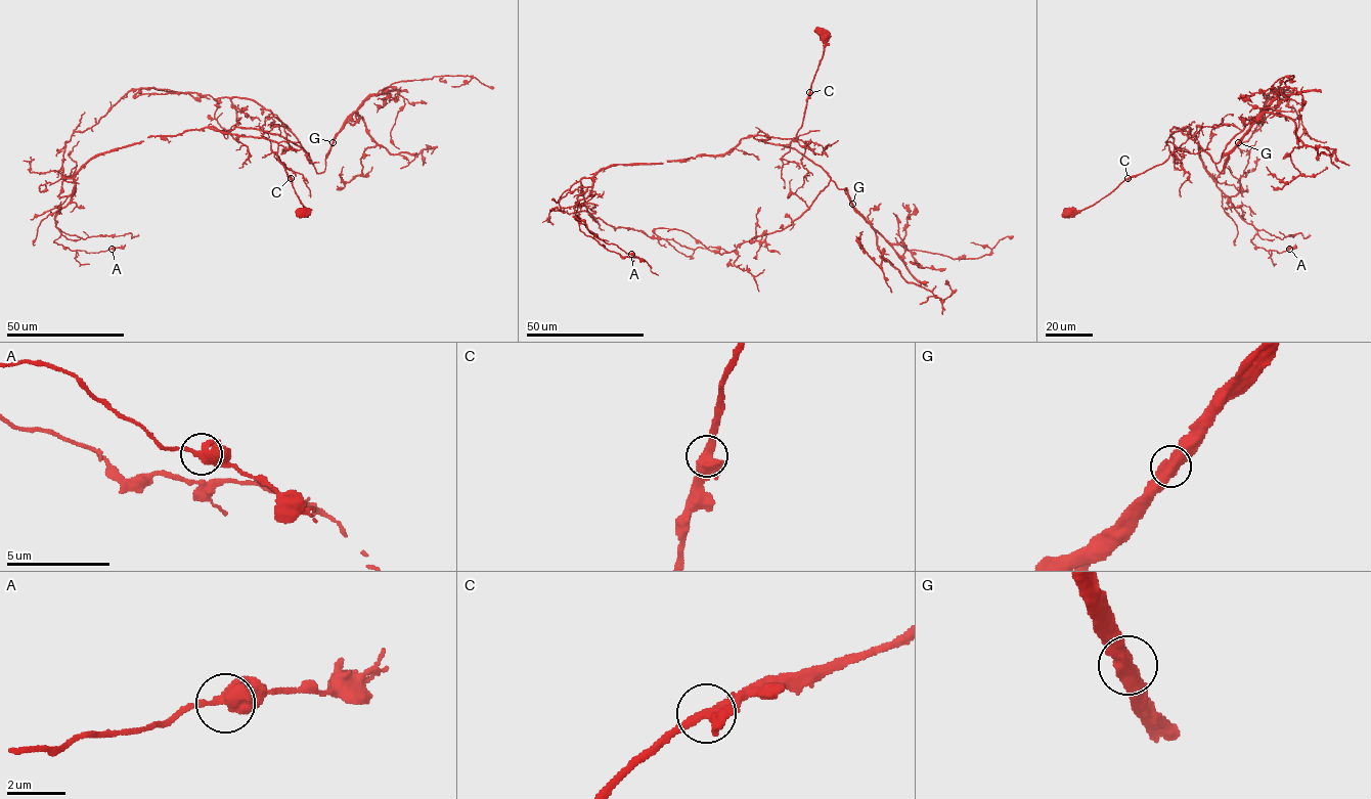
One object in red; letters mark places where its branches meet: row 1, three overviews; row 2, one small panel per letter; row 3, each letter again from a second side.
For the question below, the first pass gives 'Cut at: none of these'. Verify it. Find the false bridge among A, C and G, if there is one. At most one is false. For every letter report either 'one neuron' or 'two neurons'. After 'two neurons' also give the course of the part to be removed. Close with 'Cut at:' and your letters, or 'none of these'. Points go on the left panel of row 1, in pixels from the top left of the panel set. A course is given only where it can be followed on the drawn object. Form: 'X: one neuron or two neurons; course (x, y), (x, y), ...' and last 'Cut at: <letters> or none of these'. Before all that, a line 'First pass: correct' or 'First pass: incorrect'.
First pass: incorrect
A: one neuron
C: one neuron
G: two neurons; course (333, 142), (343, 124), (356, 113), (376, 143), (362, 154), (362, 171), (349, 182), (341, 179), (343, 167)
Cut at: G

